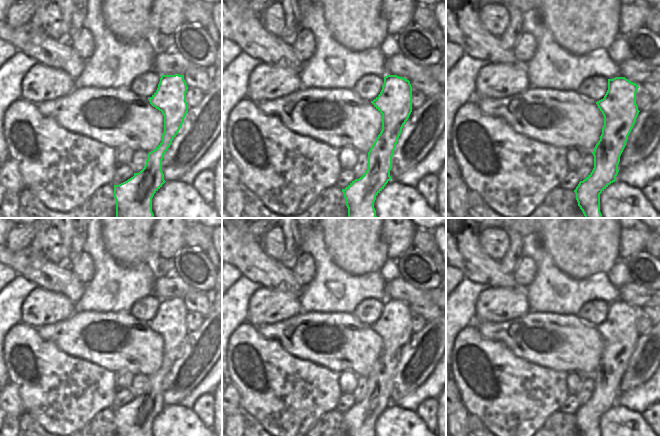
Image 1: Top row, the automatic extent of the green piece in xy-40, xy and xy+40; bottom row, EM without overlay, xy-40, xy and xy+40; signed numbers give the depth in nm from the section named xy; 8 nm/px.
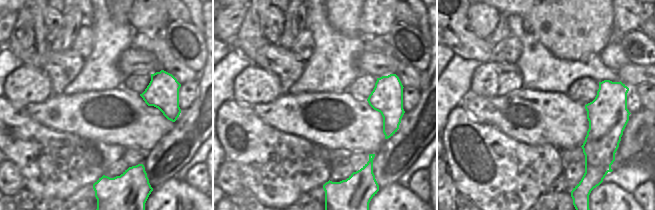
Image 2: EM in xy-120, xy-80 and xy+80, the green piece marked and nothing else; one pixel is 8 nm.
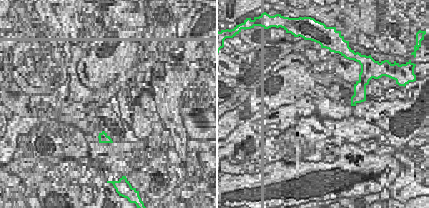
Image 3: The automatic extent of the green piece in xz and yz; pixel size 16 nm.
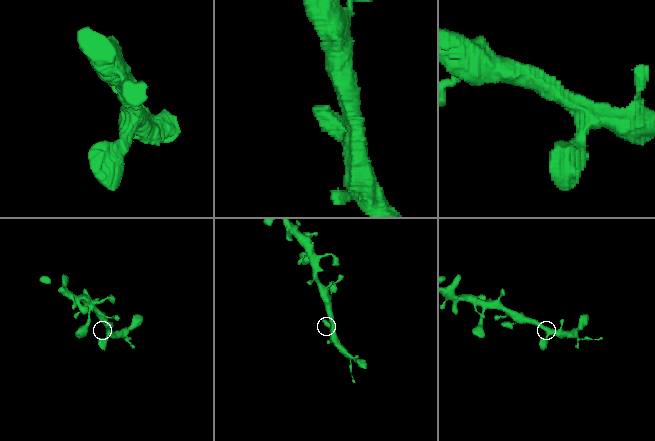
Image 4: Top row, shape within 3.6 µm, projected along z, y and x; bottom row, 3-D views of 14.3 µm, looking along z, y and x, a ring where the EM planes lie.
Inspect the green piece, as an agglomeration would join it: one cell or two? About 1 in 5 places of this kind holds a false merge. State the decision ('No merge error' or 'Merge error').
No merge error.

